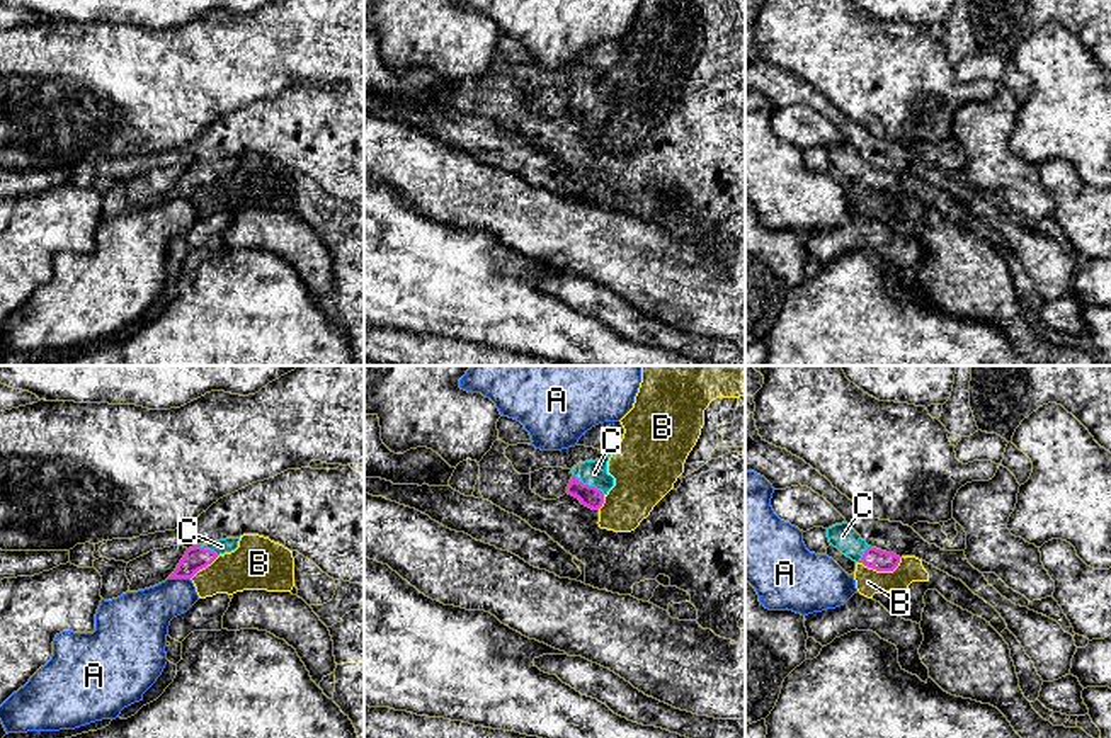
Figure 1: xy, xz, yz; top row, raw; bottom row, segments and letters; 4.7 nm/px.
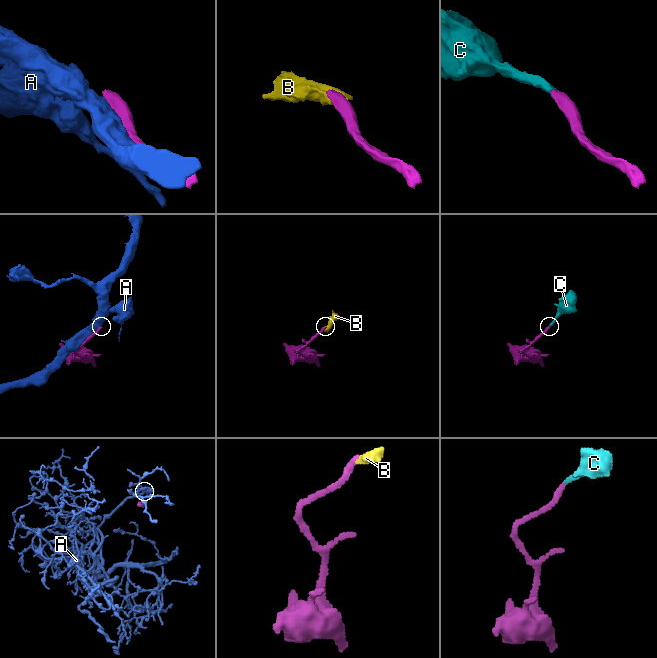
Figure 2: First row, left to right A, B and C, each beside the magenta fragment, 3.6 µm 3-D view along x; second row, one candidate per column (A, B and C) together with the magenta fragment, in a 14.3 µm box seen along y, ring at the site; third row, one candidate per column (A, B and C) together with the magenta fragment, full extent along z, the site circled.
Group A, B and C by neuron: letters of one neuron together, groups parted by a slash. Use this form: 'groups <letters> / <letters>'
groups A / B / C

